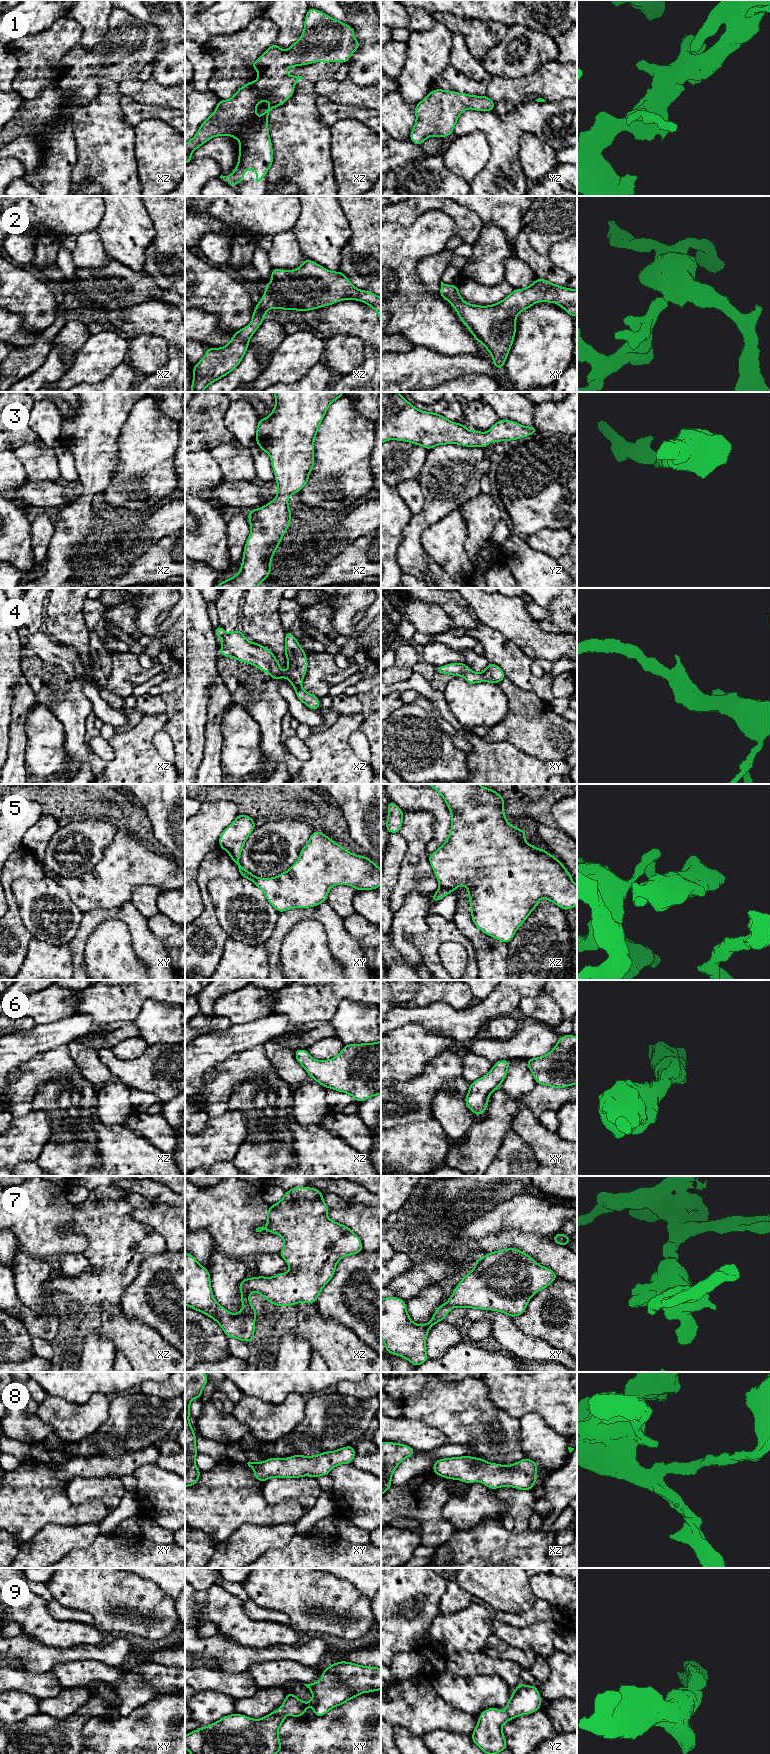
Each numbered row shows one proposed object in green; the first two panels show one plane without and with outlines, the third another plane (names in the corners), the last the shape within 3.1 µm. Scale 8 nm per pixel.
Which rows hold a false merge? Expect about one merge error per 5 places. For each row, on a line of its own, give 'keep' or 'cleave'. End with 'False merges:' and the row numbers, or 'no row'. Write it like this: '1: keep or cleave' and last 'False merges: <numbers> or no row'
1: keep
2: keep
3: keep
4: keep
5: cleave
6: keep
7: keep
8: keep
9: keep
False merges: 5

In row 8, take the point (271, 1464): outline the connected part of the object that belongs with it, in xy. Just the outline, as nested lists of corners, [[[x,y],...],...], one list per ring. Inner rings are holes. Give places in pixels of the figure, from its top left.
[[[346,1446],[314,1456],[298,1454],[285,1459],[273,1457],[266,1461],[248,1462],[247,1464],[255,1472],[255,1479],[265,1482],[273,1477],[299,1478],[311,1476],[318,1478],[329,1474],[334,1467],[340,1464],[351,1464],[354,1458],[354,1446]]]

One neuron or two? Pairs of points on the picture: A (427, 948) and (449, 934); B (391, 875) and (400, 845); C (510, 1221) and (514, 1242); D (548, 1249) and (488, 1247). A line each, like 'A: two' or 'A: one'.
A: one
B: one
C: two
D: one

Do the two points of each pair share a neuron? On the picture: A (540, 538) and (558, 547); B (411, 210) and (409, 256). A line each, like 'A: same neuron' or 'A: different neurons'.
A: same neuron
B: different neurons

